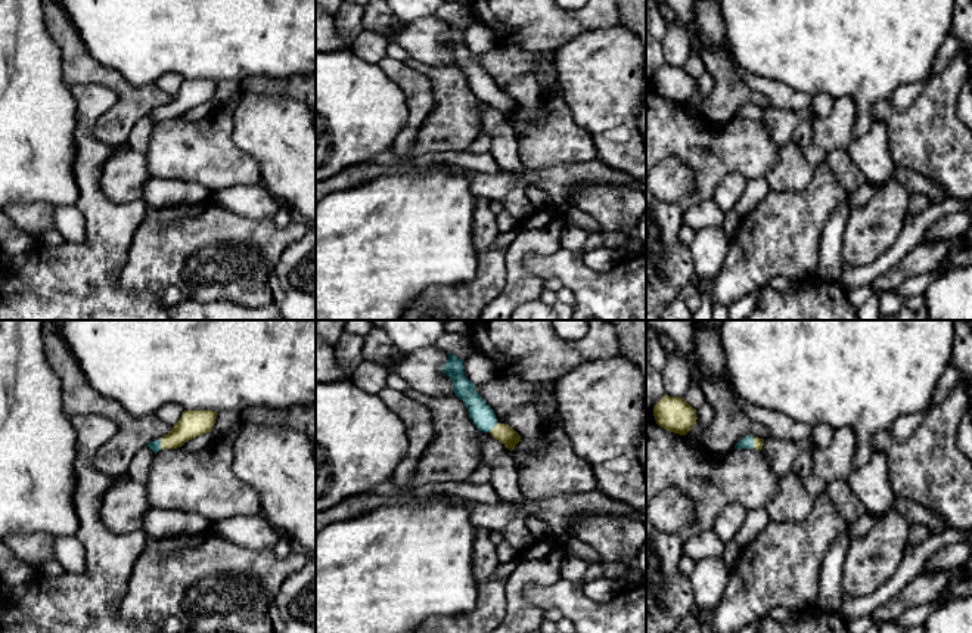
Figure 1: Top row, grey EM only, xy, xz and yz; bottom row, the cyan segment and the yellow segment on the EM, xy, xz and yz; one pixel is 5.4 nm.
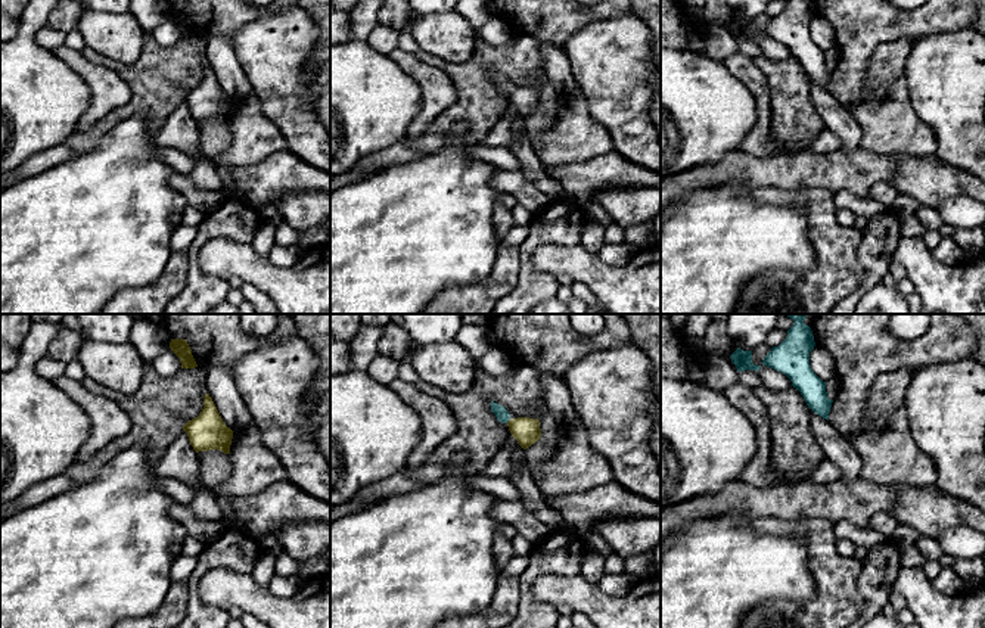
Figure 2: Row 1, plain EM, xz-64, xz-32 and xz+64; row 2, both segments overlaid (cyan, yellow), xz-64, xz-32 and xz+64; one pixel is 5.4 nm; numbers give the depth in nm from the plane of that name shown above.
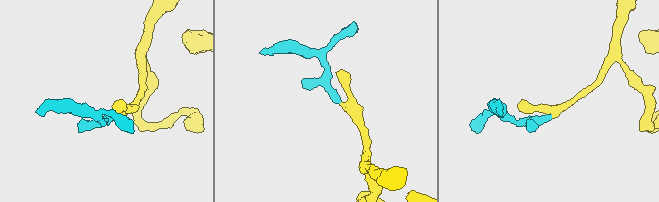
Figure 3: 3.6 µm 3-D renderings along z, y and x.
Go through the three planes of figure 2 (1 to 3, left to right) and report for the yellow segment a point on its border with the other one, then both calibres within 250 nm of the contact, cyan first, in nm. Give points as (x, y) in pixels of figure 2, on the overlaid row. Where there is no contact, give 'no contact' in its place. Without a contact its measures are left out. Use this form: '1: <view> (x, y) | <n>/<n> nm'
1: no contact
2: xz-32 (507, 420) | 70/150 nm
3: no contact

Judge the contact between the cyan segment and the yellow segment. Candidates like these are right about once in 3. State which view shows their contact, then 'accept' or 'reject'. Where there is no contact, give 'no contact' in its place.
meets cyan in xz; accept

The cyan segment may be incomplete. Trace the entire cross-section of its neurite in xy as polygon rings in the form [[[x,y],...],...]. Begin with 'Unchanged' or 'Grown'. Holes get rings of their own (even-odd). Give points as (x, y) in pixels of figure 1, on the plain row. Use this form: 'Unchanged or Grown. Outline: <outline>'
Grown. Outline: [[[184,80],[180,90],[173,96],[173,99],[156,111],[147,114],[155,122],[165,118],[181,117],[186,111],[211,102],[215,89],[215,81],[212,80]]]

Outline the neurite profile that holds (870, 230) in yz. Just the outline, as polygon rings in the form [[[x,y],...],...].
[[[892,180],[879,187],[866,205],[851,211],[841,241],[844,264],[872,264],[886,252],[906,226],[907,207],[907,190]]]

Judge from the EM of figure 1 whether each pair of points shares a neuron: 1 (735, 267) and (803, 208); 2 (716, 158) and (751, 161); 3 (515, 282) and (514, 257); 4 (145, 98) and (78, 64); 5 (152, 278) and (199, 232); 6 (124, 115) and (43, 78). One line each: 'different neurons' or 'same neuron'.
1: same neuron
2: same neuron
3: same neuron
4: same neuron
5: same neuron
6: different neurons

